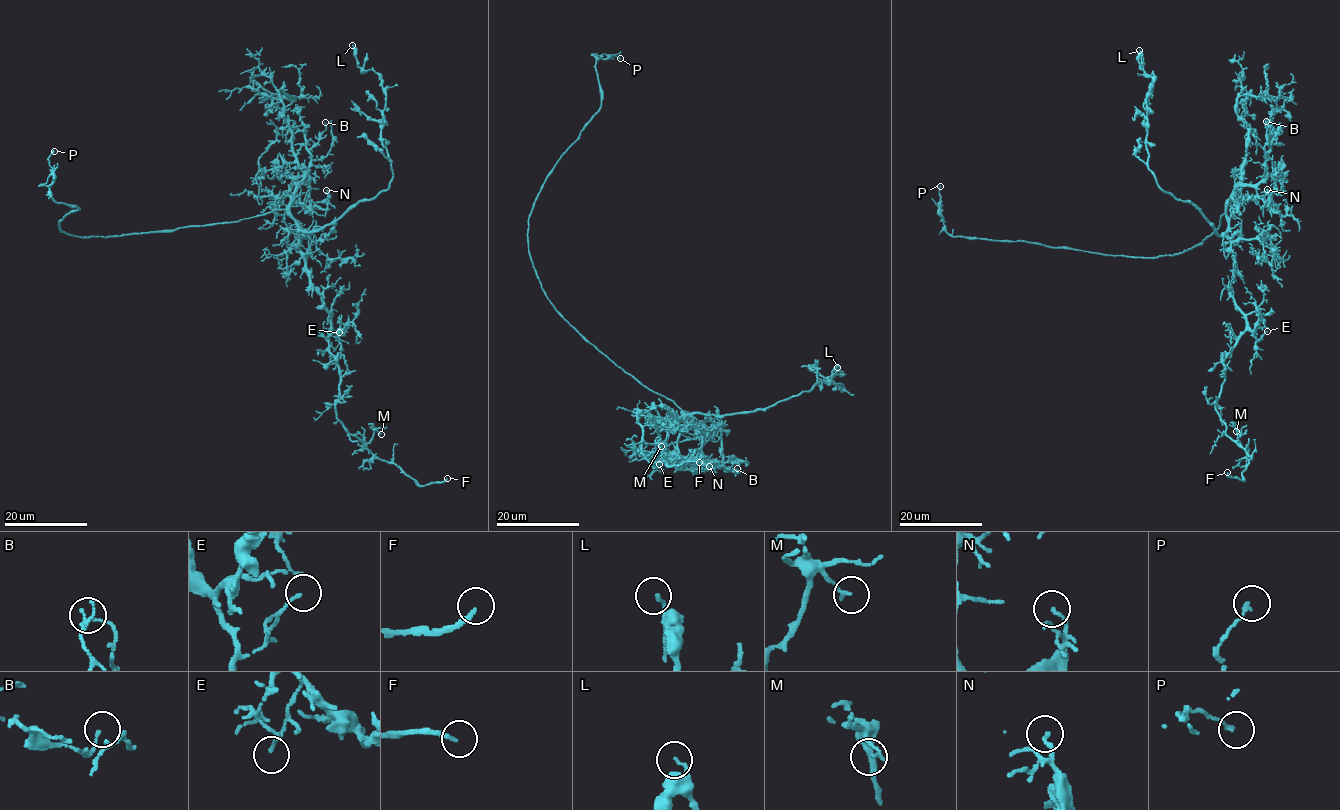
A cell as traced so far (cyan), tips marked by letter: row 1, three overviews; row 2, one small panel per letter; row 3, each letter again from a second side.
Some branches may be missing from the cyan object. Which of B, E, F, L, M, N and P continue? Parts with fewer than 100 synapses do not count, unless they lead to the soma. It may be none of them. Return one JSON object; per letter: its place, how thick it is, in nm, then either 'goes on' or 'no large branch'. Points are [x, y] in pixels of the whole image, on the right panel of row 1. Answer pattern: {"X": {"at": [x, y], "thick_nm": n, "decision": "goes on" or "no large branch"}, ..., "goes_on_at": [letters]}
{"B": {"at": [1266, 121], "thick_nm": 80, "decision": "no large branch"}, "E": {"at": [1267, 331], "thick_nm": 80, "decision": "no large branch"}, "F": {"at": [1227, 472], "thick_nm": 190, "decision": "goes on"}, "L": {"at": [1139, 50], "thick_nm": 130, "decision": "no large branch"}, "M": {"at": [1236, 431], "thick_nm": 130, "decision": "no large branch"}, "N": {"at": [1267, 189], "thick_nm": 130, "decision": "no large branch"}, "P": {"at": [940, 186], "thick_nm": 130, "decision": "no large branch"}, "goes_on_at": ["F"]}

